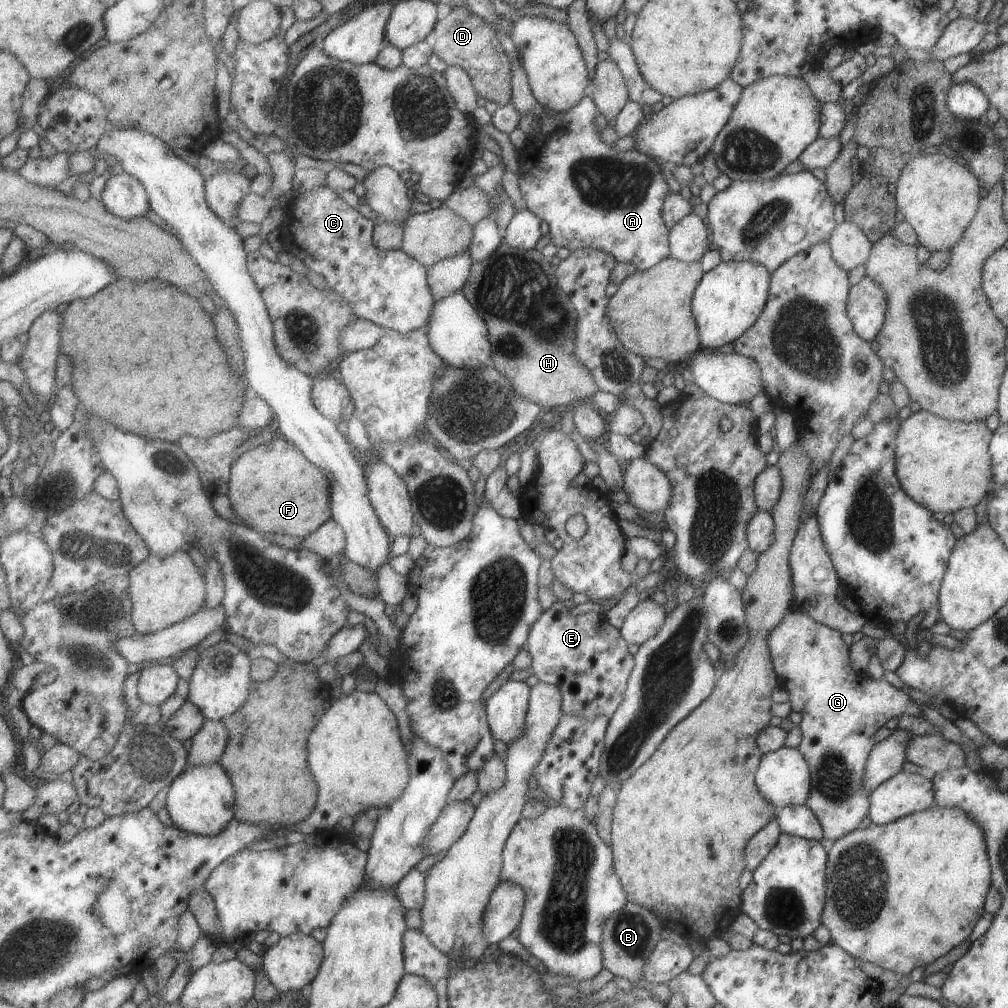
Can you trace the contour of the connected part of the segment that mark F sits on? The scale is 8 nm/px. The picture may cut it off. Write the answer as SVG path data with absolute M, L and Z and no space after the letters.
M283 435L272 437L241 456L233 469L229 497L236 514L248 526L266 535L306 539L335 519L331 478Z

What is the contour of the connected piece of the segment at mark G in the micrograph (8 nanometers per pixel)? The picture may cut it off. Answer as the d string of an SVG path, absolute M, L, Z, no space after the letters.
M791 610L782 620L782 623L769 635L768 647L771 653L771 660L773 668L775 669L779 686L784 688L790 693L790 701L792 703L792 711L798 712L802 716L801 724L799 725L802 730L802 743L798 747L802 757L807 761L809 770L811 771L811 792L809 798L806 800L805 805L814 812L816 819L819 821L823 831L822 843L828 849L836 840L842 836L859 829L860 823L864 816L869 814L869 794L863 788L863 773L865 770L866 762L869 760L870 752L874 749L876 744L874 735L881 728L884 727L887 721L895 717L902 717L903 715L911 715L914 717L921 717L921 711L916 701L912 700L902 690L897 690L894 686L888 684L883 679L874 681L869 672L856 671L852 667L850 648L846 642L842 640L842 633L833 630L828 626L821 623L816 623L808 614Z

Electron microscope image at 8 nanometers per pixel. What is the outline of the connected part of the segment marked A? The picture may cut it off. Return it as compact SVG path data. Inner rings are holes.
M590 94L578 104L575 108L572 108L569 112L560 113L551 109L547 110L547 115L544 115L540 119L539 129L535 133L528 135L526 146L519 150L520 153L520 166L518 174L521 177L521 190L523 191L524 199L526 200L526 206L531 209L540 219L543 219L551 226L551 241L554 245L559 247L567 247L570 252L578 251L579 249L594 248L610 253L612 257L616 258L619 263L631 263L637 267L638 270L644 271L655 267L658 262L664 260L669 255L669 229L666 227L662 217L662 210L665 199L669 194L669 186L662 176L662 172L659 168L657 160L650 157L646 153L642 153L637 149L631 150L618 150L614 148L615 144L602 144L602 138L600 138L600 130L596 128L594 124L594 118L598 114L598 106L591 98Z

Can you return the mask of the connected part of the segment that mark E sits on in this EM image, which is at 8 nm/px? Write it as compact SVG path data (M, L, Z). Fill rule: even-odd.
M559 599L545 611L541 620L536 622L529 641L529 652L534 658L533 669L541 683L560 686L564 692L565 714L596 717L605 715L611 718L624 701L624 692L631 673L635 671L635 656L628 651L629 644L623 638L621 630L614 628L603 615L587 613L580 616L572 614L566 602Z

